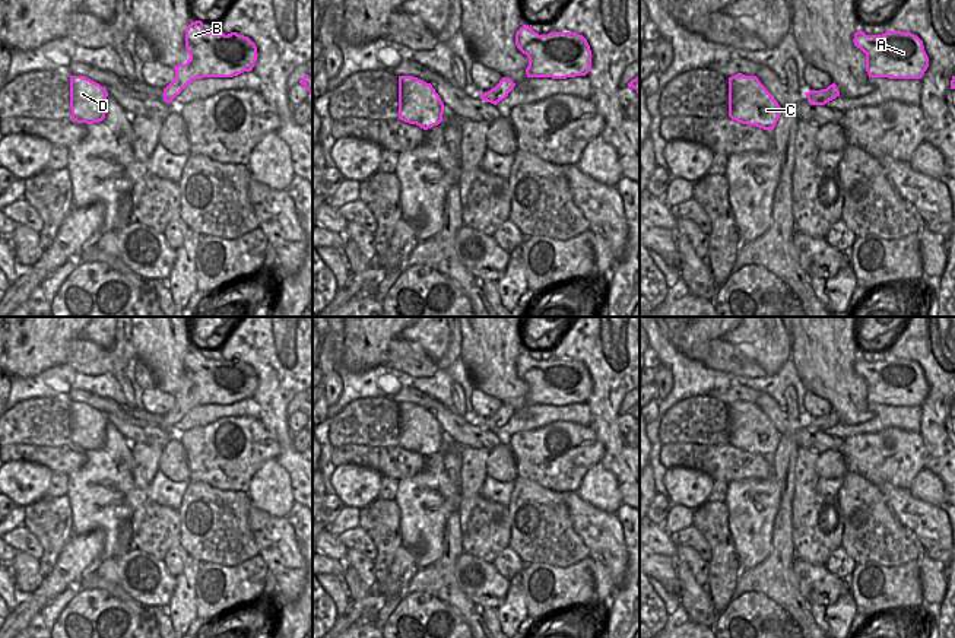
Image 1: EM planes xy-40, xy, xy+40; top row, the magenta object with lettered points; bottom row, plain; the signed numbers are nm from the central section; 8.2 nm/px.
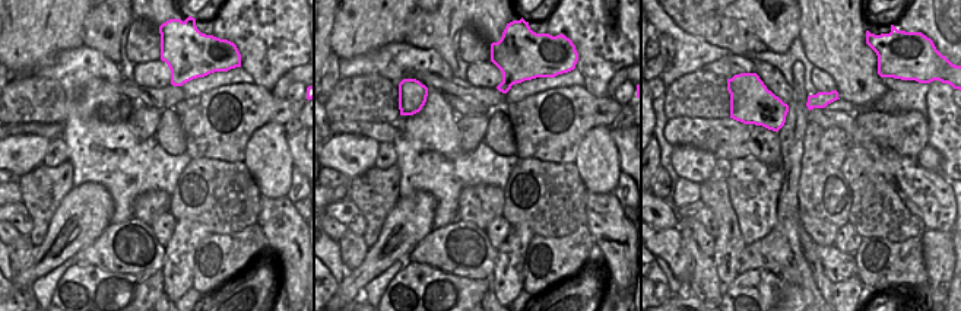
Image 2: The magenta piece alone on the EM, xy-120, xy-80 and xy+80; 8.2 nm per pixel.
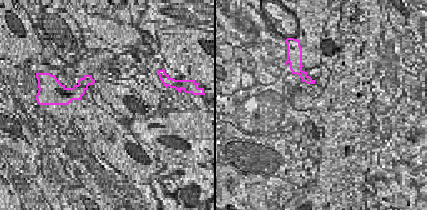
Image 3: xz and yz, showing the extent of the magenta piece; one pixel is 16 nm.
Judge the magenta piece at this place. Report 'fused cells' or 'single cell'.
single cell

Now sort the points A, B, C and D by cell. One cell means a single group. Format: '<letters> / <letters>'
A B C D

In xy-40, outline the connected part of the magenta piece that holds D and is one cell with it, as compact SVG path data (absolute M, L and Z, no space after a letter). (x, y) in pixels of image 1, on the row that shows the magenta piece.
M70 76L72 120L93 124L105 118L108 92L99 83L85 76Z

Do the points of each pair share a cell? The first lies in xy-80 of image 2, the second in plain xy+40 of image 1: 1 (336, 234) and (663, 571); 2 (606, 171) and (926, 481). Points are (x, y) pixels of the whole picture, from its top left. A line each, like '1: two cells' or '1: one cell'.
1: two cells
2: one cell

